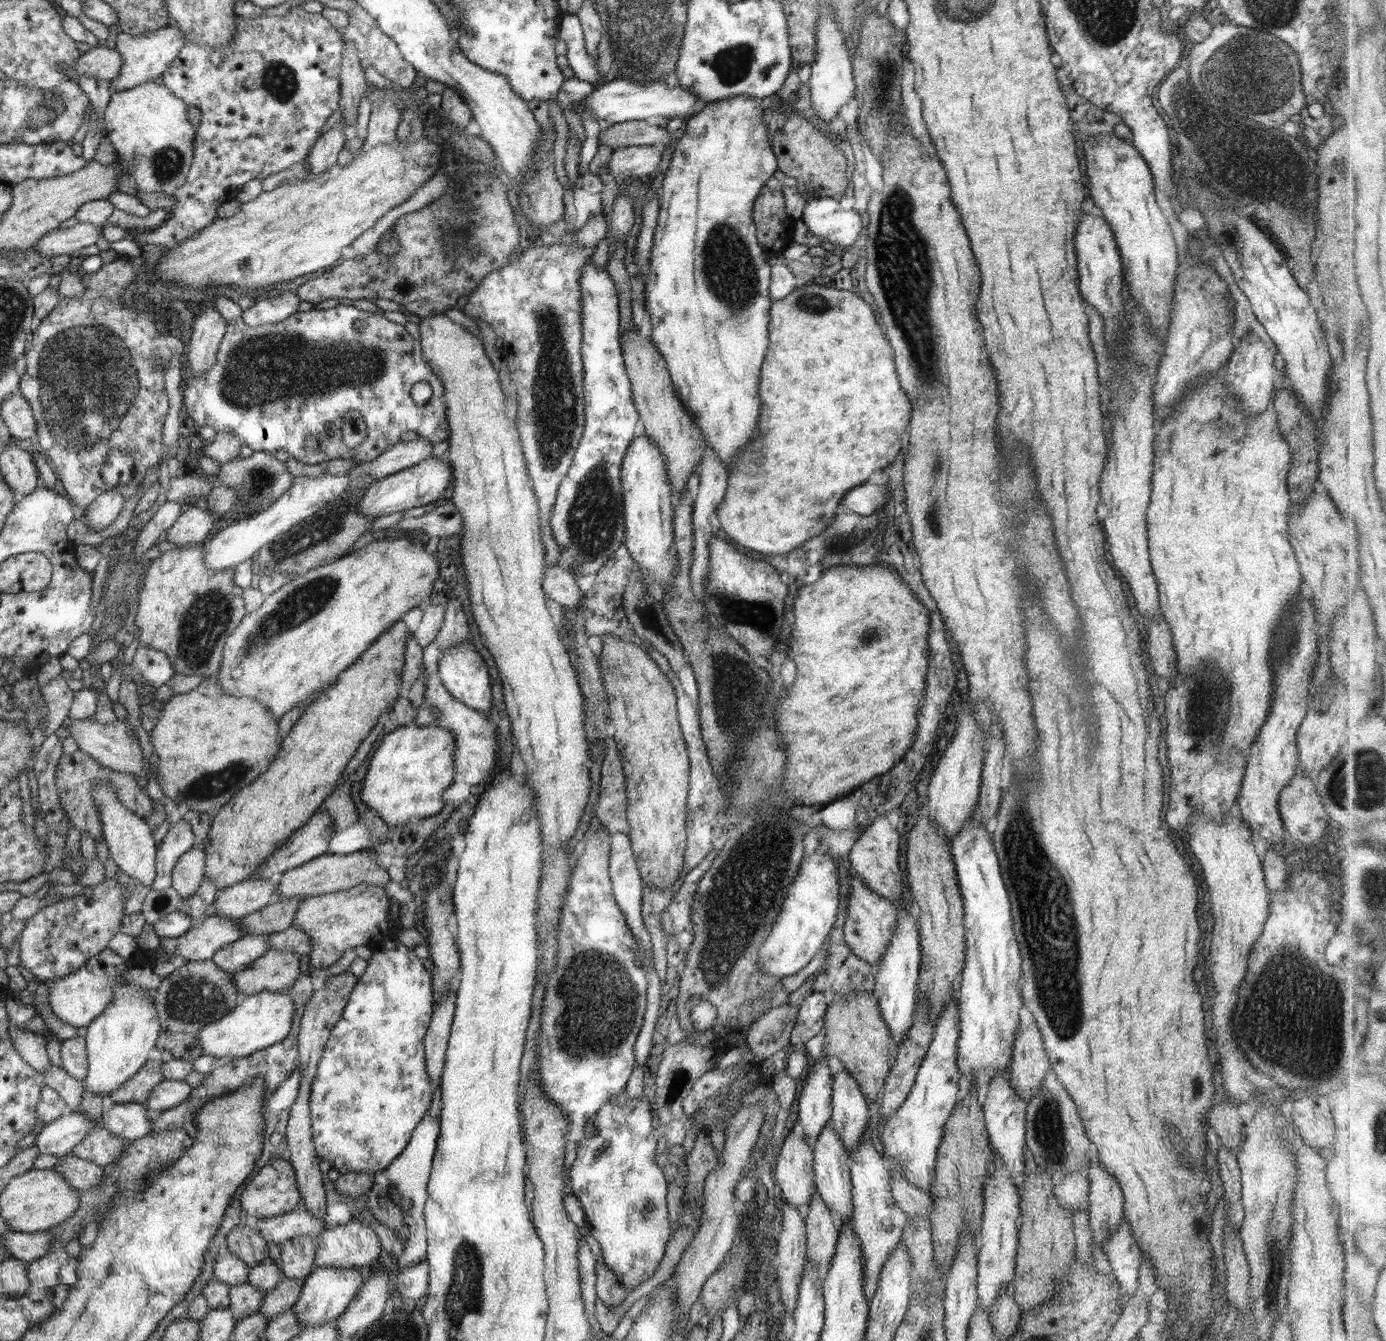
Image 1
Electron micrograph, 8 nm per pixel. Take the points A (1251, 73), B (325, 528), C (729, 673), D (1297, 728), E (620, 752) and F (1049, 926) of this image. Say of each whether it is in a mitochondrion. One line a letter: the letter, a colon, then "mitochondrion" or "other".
A: mitochondrion
B: mitochondrion
C: mitochondrion
D: other
E: other
F: mitochondrion

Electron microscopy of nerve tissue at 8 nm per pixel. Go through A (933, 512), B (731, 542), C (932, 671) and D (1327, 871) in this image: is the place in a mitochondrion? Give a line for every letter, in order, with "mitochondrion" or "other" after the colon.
A: mitochondrion
B: other
C: other
D: other

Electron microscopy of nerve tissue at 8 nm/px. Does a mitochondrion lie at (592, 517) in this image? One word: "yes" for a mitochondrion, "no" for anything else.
yes

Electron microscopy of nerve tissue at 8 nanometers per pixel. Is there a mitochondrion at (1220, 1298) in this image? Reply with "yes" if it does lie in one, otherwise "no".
no

